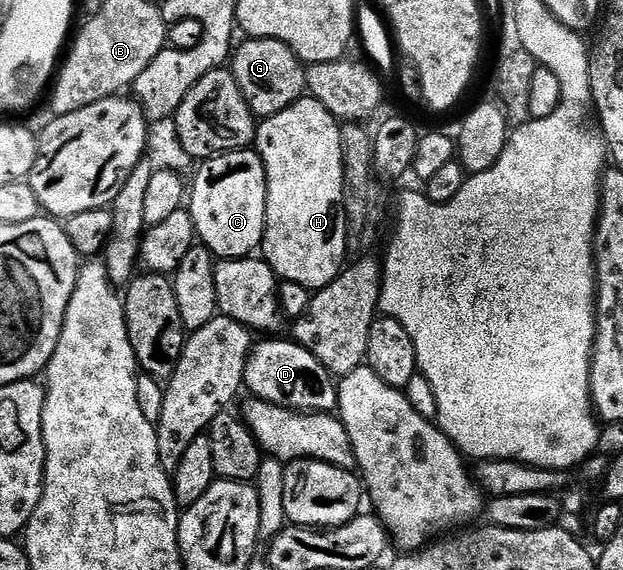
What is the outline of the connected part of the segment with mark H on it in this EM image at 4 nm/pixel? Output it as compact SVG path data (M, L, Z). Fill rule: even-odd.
M300 98L285 110L266 117L258 125L253 144L263 160L265 174L267 175L267 228L263 231L262 259L267 261L280 281L301 282L301 286L312 290L324 288L326 284L339 277L340 272L343 271L349 260L347 255L347 221L343 215L343 151L341 150L340 121L335 119L335 115L328 108L321 106L321 102L310 98Z

